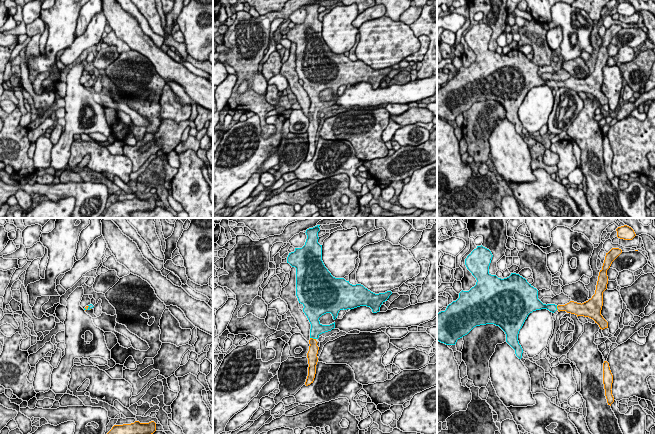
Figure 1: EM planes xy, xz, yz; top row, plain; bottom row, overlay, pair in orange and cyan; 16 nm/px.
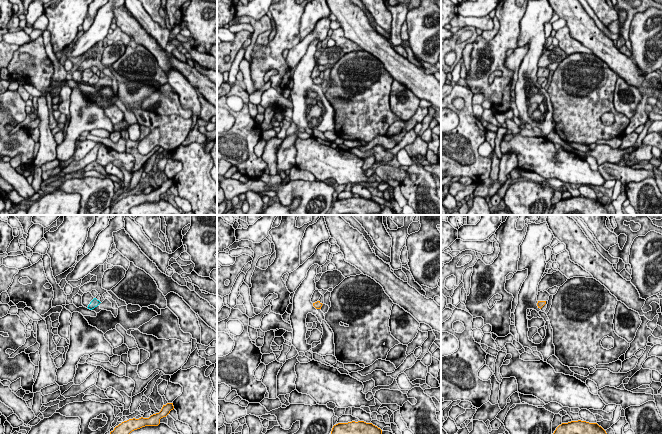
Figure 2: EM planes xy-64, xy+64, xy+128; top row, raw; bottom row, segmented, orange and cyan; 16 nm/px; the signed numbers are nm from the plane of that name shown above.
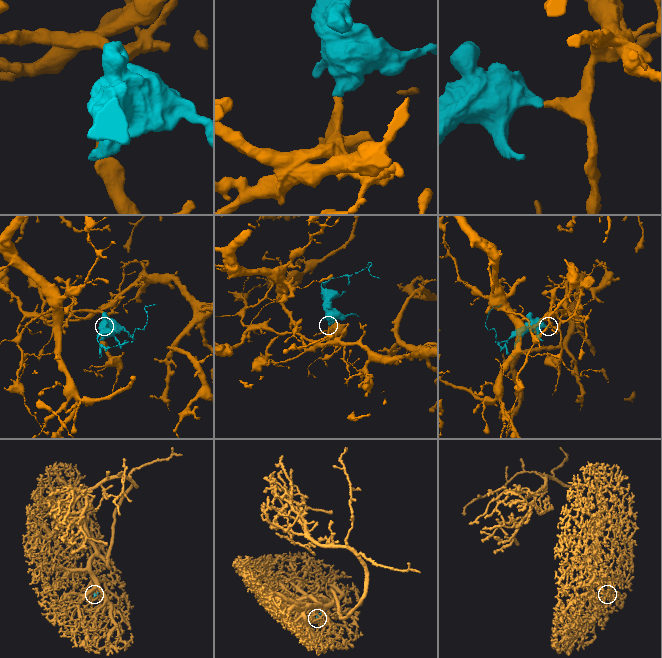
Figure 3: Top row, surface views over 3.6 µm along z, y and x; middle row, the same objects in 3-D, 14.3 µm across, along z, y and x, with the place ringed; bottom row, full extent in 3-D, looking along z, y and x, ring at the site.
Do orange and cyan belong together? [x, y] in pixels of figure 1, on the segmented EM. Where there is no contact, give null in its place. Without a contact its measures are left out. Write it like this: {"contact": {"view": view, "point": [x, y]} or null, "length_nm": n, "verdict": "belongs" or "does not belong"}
{"contact": {"view": "xz", "point": [312, 338]}, "length_nm": 100, "verdict": "belongs"}

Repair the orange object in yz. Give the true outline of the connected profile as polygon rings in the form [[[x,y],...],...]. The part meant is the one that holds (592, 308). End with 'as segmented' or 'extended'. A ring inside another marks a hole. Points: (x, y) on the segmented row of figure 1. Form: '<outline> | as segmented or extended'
[[[477,246],[465,259],[465,265],[467,269],[472,273],[476,278],[477,282],[474,287],[469,291],[461,291],[459,293],[459,298],[456,301],[453,301],[449,304],[445,311],[437,313],[437,341],[444,343],[446,345],[455,345],[457,340],[467,335],[474,327],[486,324],[494,324],[499,326],[506,334],[506,342],[515,350],[516,356],[521,359],[523,349],[518,341],[518,334],[522,328],[525,320],[528,315],[536,310],[547,309],[550,312],[554,313],[556,310],[566,311],[567,313],[575,314],[578,316],[589,317],[595,321],[600,327],[600,329],[608,328],[608,322],[601,315],[601,310],[603,306],[603,292],[607,289],[608,276],[607,270],[610,268],[612,262],[622,253],[622,250],[619,248],[612,248],[608,253],[606,253],[605,260],[602,266],[602,269],[599,272],[598,281],[596,285],[595,294],[591,299],[584,303],[577,303],[570,301],[565,305],[555,305],[555,304],[543,304],[538,299],[538,290],[534,288],[531,284],[527,282],[525,278],[516,273],[511,273],[507,278],[501,279],[496,275],[491,275],[489,273],[489,266],[492,260],[492,253],[489,249],[481,246]]] | extended

